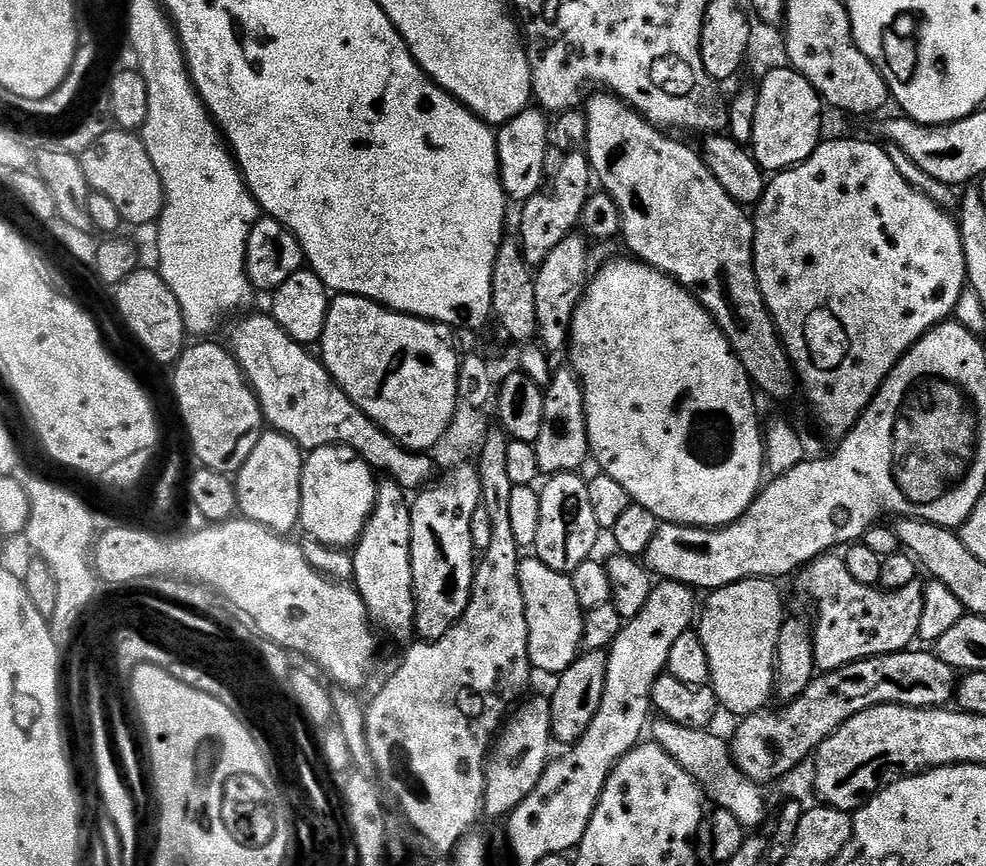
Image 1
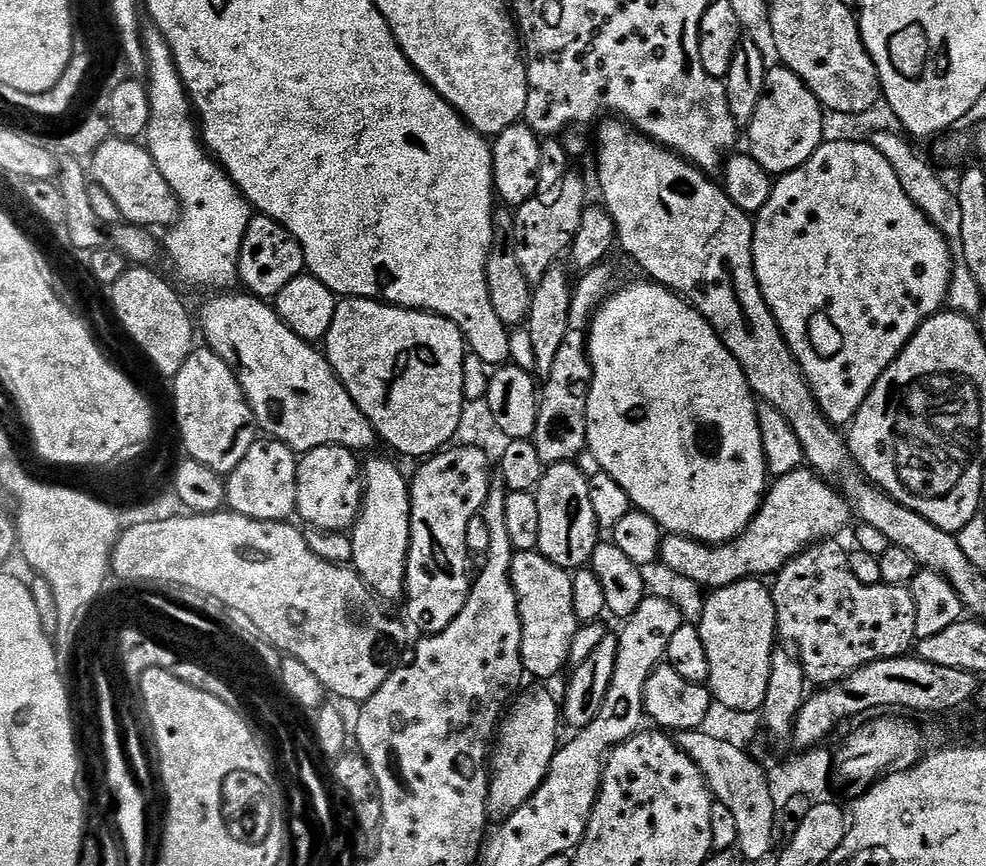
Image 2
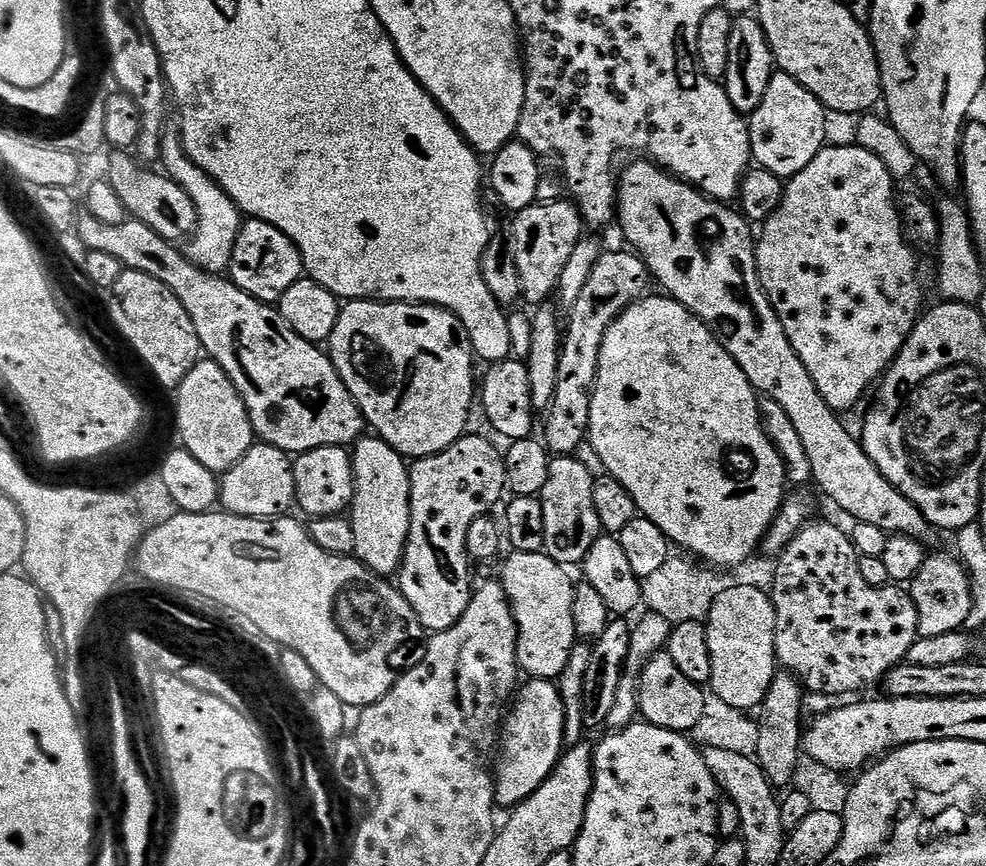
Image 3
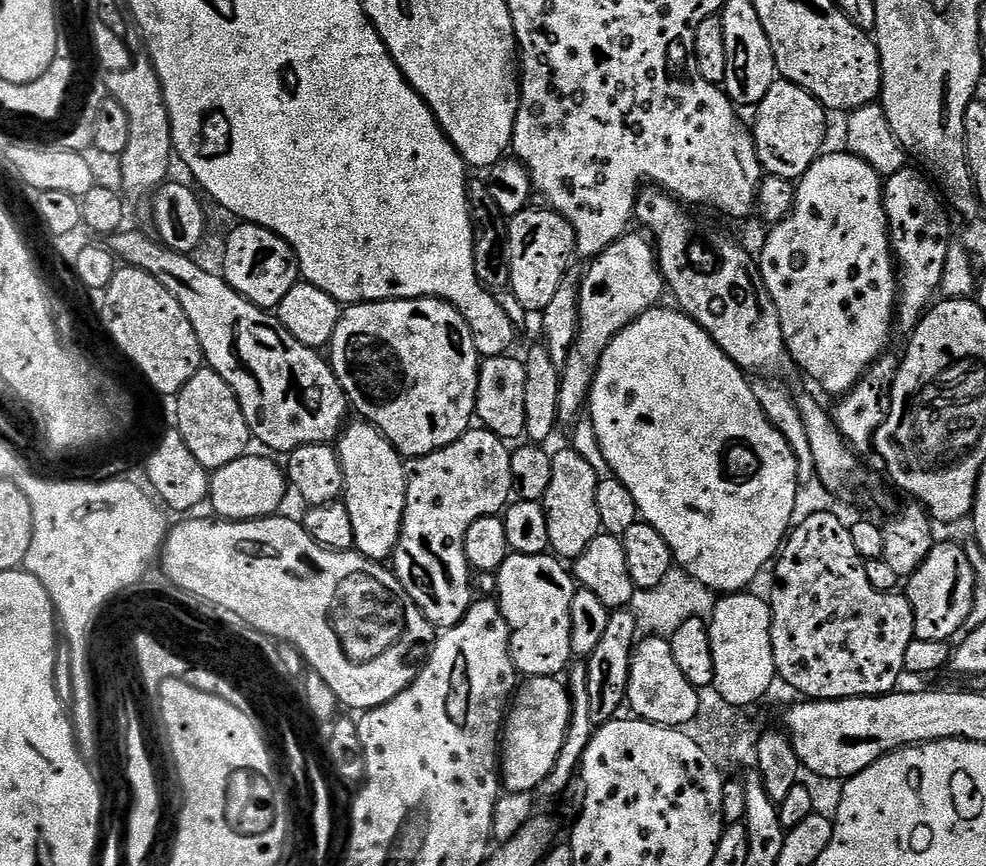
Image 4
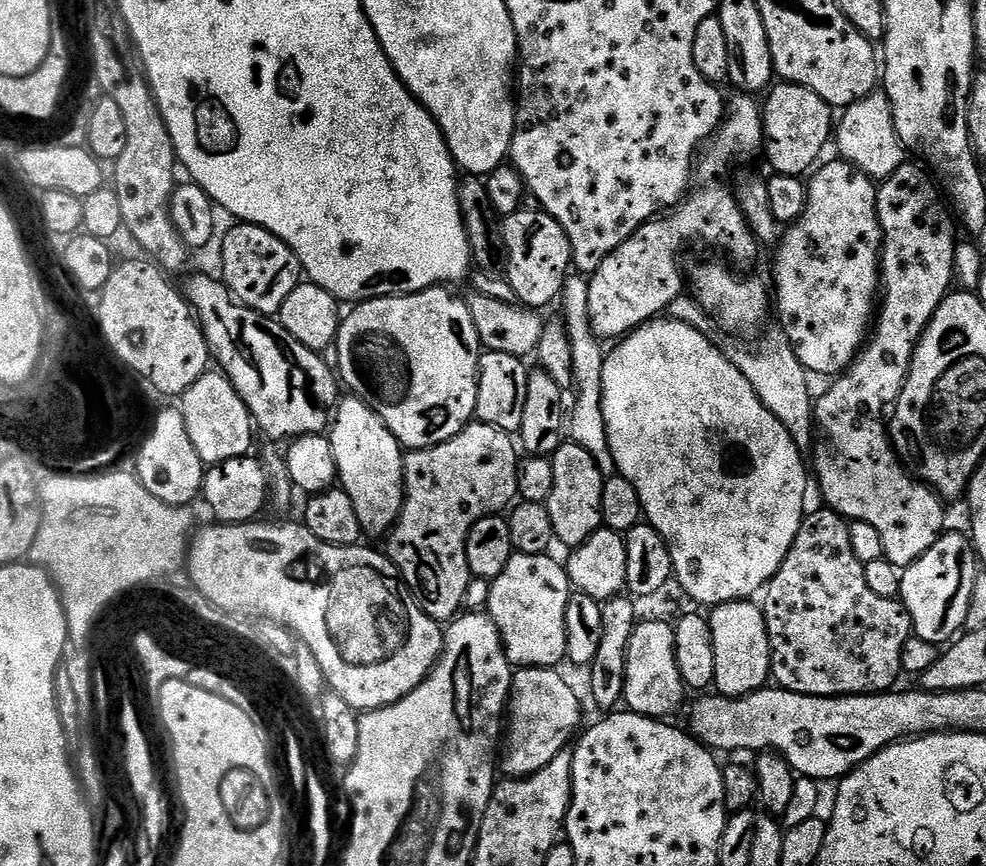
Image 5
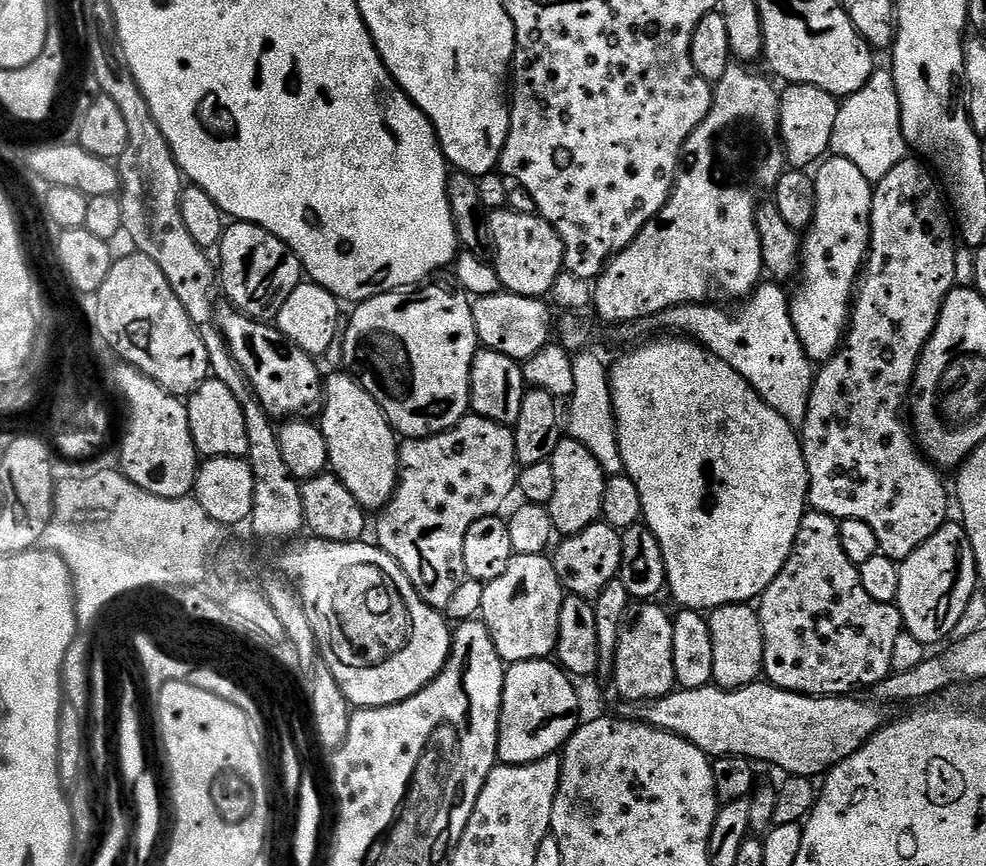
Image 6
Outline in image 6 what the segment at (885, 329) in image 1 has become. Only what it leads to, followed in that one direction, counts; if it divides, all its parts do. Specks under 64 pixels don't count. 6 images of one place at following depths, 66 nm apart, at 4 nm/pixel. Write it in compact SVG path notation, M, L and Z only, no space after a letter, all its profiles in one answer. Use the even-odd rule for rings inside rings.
M835 154L829 155L815 169L814 179L816 213L812 225L802 236L798 261L800 288L791 293L790 303L794 330L798 330L808 359L823 362L840 349L848 331L850 307L864 262L868 259L874 184L854 166L854 162Z

